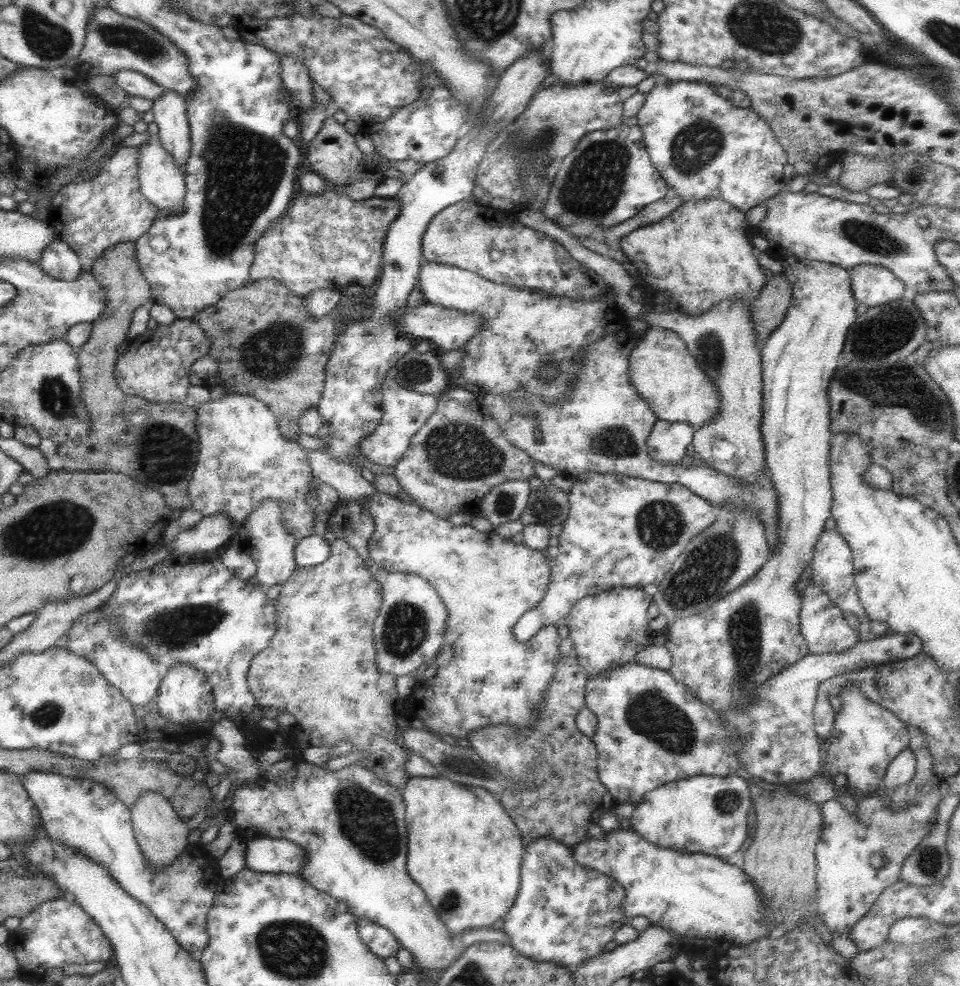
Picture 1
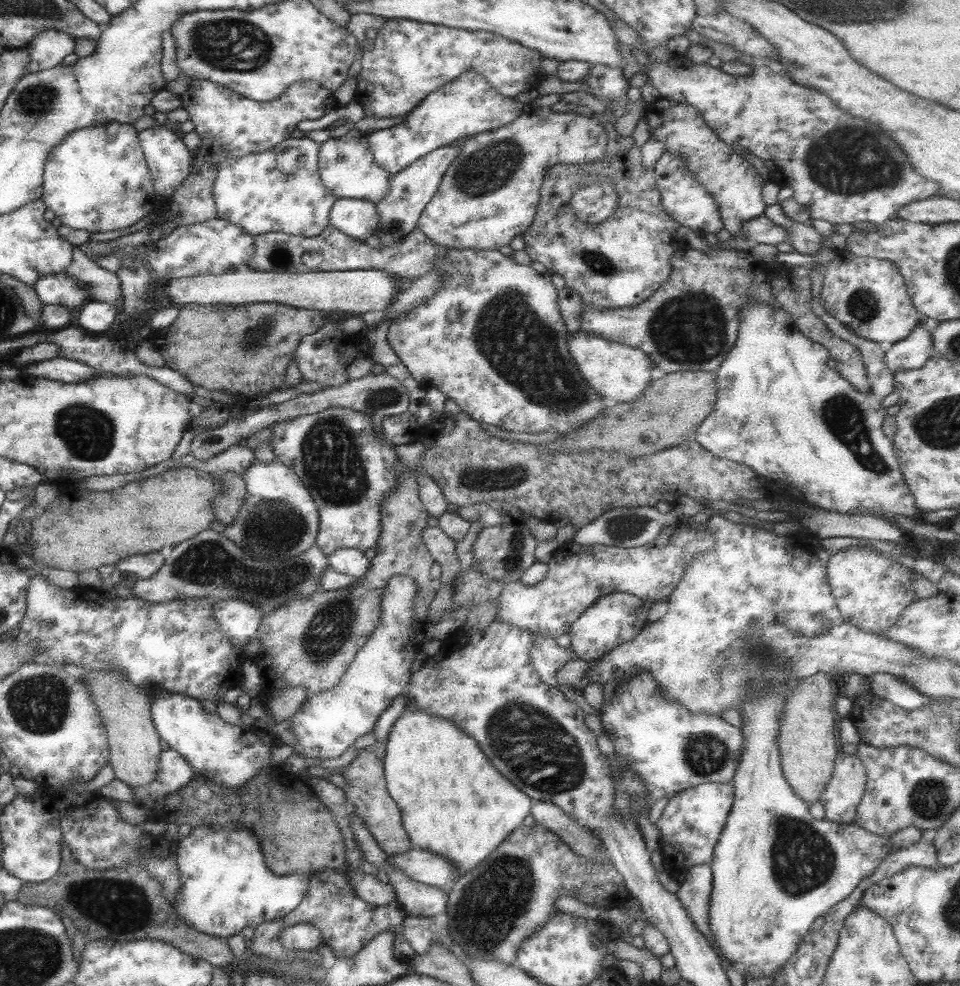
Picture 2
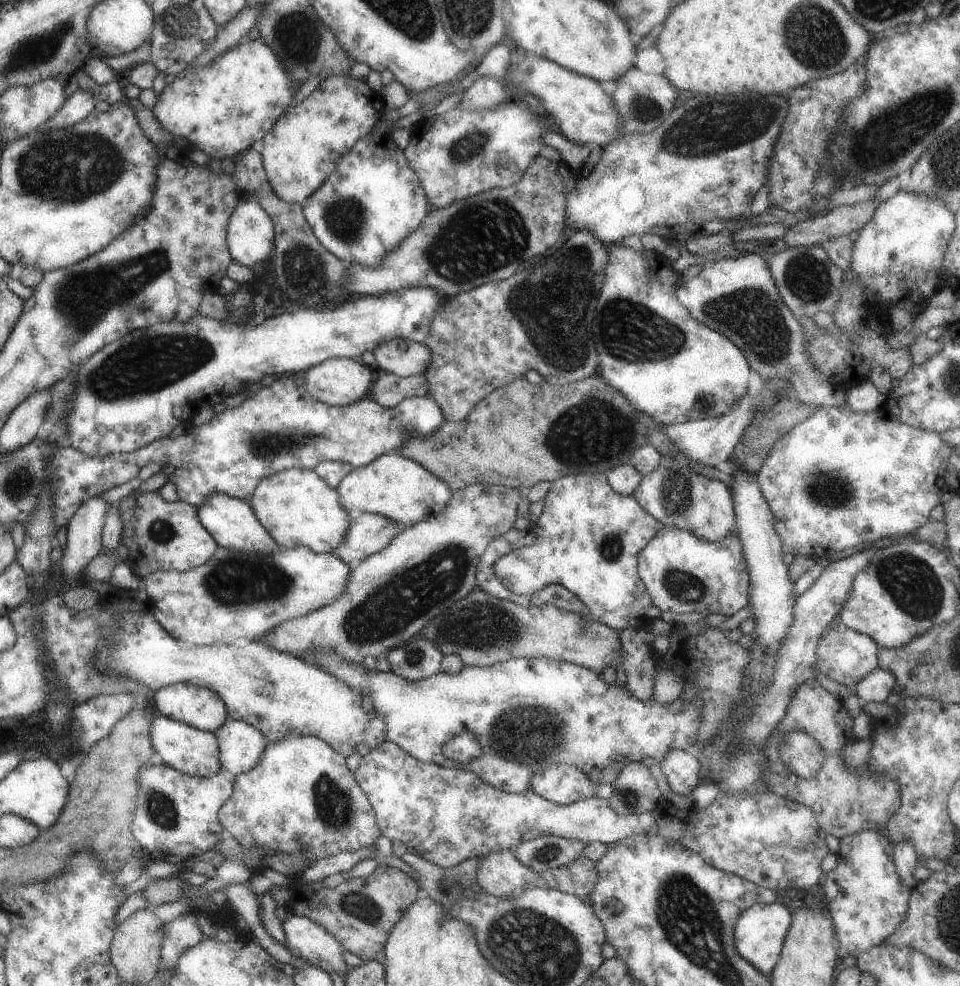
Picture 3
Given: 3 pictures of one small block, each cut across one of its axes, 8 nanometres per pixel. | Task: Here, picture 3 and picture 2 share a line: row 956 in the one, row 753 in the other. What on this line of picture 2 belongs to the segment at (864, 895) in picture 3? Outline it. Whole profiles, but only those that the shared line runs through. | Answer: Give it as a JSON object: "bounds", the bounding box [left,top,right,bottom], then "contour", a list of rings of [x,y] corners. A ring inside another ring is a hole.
{"bounds":[818,752,865,824],"contour":[[[839,752],[834,761],[831,778],[818,801],[823,805],[824,820],[851,824],[855,808],[865,790],[865,769],[857,752],[849,756]]]}

